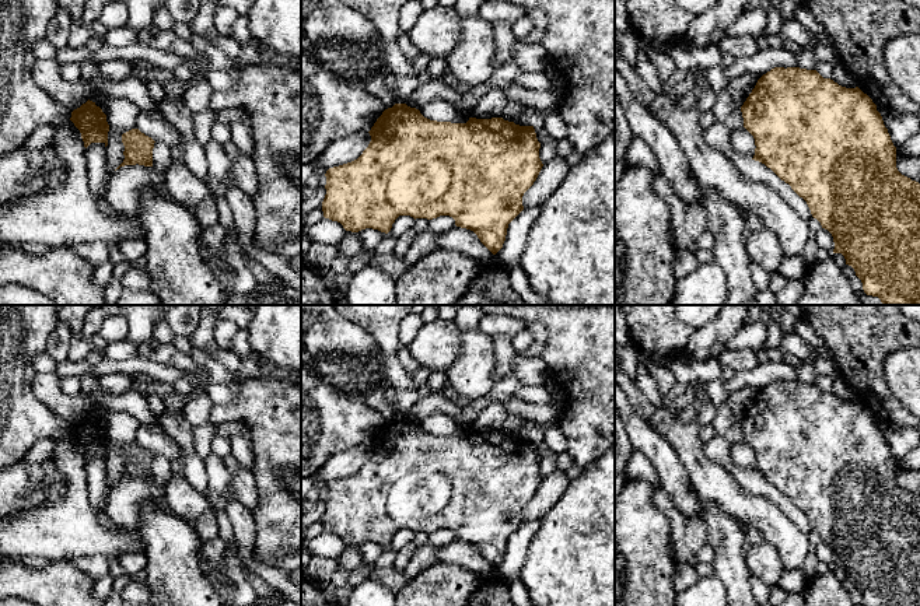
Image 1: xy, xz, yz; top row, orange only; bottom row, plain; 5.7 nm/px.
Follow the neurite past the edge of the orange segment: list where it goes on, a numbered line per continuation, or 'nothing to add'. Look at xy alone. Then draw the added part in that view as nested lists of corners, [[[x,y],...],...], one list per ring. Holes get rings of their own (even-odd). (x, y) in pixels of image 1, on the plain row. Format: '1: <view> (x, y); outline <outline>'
nothing to add

